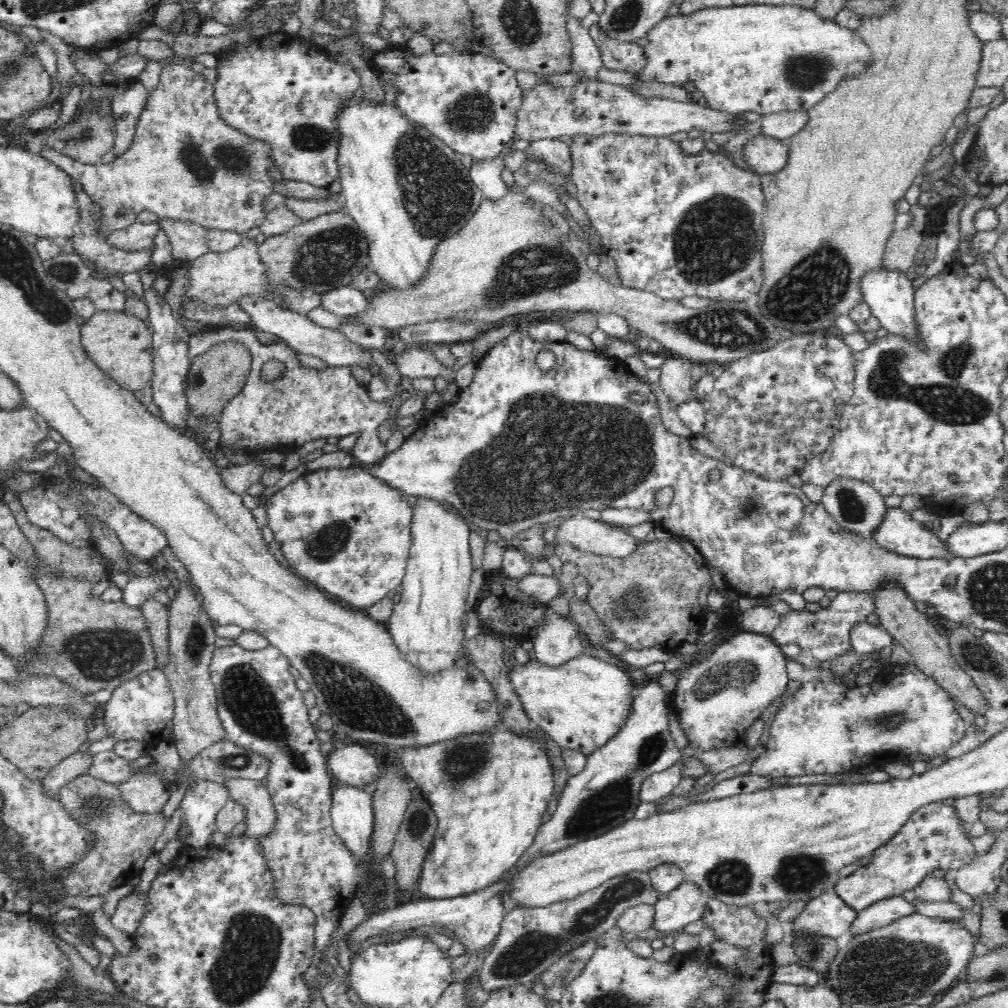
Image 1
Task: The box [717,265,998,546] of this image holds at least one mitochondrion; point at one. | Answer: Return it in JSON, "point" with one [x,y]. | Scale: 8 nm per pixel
{"point":[947,401]}

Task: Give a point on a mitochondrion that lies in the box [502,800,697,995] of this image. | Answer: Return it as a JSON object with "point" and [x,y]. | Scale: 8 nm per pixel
{"point":[570,964]}

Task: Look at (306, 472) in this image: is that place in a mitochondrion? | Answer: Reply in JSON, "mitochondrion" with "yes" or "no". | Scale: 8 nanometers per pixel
{"mitochondrion":"no"}

